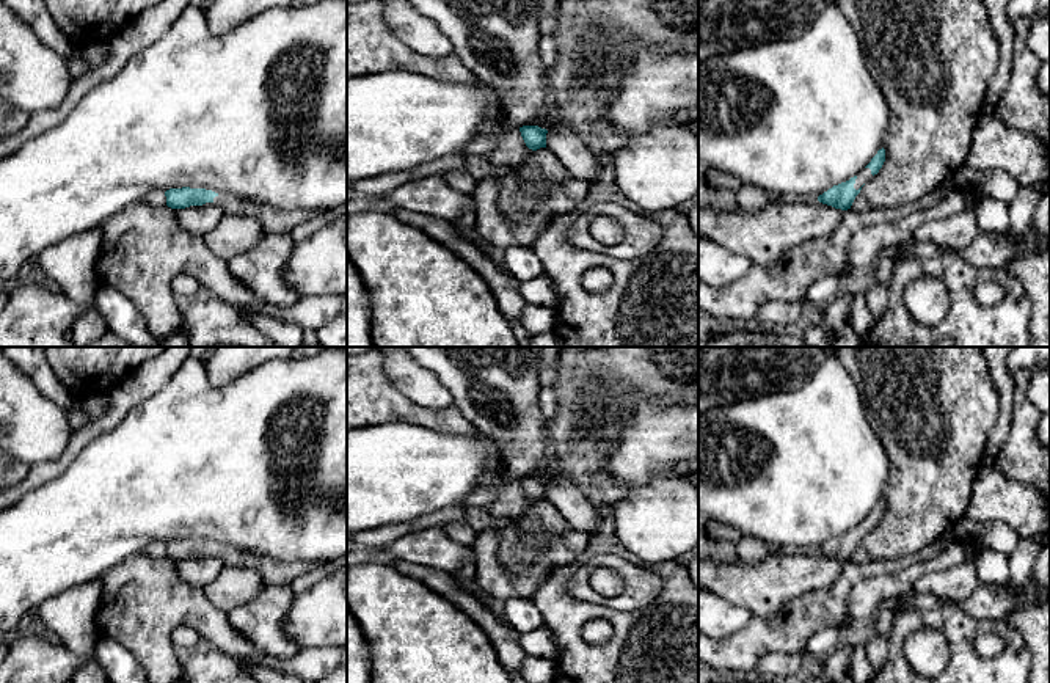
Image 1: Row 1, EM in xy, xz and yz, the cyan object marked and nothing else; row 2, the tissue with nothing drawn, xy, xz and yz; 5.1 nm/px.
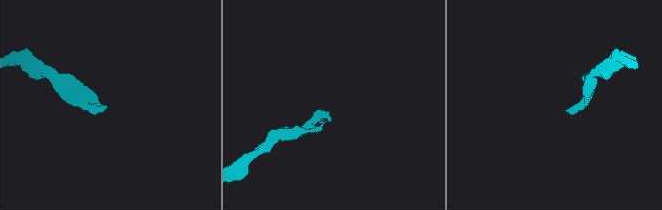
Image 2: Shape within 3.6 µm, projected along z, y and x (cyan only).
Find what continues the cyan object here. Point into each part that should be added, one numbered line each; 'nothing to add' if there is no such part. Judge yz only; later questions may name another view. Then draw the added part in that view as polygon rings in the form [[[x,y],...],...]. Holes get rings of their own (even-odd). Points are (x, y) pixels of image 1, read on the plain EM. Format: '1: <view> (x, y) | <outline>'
1: yz (864, 528) | [[[865,520],[857,526],[854,540],[859,542],[863,535],[866,535],[873,529],[871,521]]]

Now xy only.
1: xy (272, 572) | [[[218,546],[213,550],[213,554],[224,565],[256,570],[262,576],[264,584],[290,584],[300,575],[320,565],[309,561],[278,562],[235,546]]]

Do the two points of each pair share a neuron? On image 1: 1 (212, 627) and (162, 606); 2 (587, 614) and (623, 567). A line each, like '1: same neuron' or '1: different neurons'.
1: same neuron
2: different neurons

